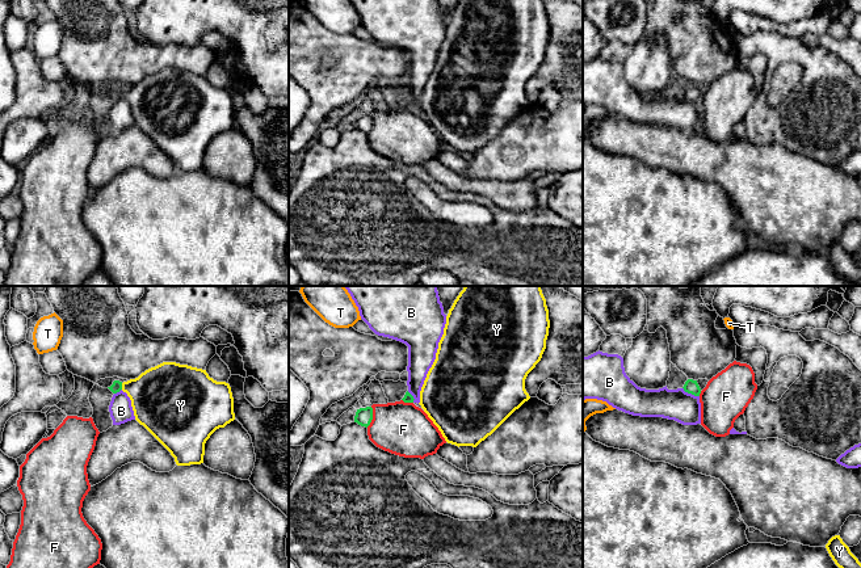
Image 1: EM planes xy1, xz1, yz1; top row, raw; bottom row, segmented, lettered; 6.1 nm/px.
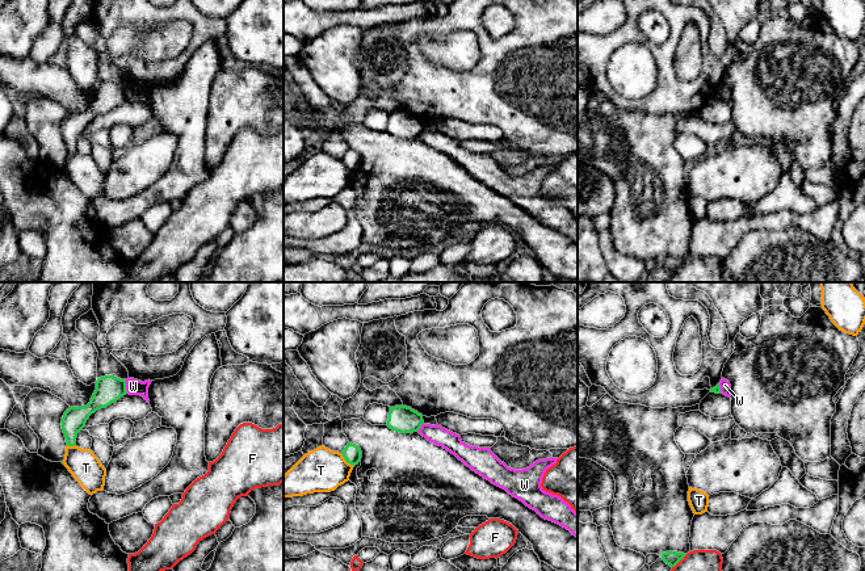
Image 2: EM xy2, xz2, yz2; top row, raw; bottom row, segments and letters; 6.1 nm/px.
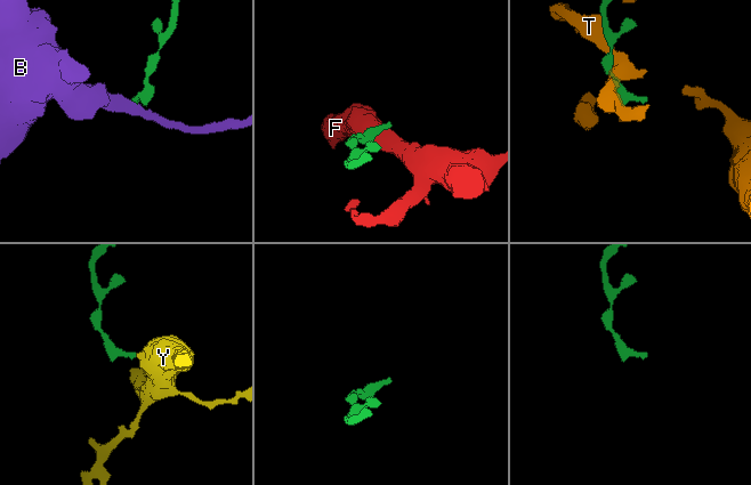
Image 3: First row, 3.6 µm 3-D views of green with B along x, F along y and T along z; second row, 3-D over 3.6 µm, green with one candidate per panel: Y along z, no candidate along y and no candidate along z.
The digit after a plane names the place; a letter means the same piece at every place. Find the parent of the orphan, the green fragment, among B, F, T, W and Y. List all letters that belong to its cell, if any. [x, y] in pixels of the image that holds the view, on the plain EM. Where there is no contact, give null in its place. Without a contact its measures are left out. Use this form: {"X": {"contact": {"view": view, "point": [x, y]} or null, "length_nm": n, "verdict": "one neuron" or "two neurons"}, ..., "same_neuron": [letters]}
{"B": {"contact": {"view": "yz1", "point": [691, 99]}, "length_nm": 120, "verdict": "two neurons"}, "F": {"contact": {"view": "xz1", "point": [372, 123]}, "length_nm": 130, "verdict": "two neurons"}, "T": {"contact": {"view": "xz2", "point": [347, 167]}, "length_nm": 120, "verdict": "two neurons"}, "W": {"contact": {"view": "xy2", "point": [125, 92]}, "length_nm": 90, "verdict": "two neurons"}, "Y": {"contact": {"view": "xy1", "point": [121, 92]}, "length_nm": 40, "verdict": "one neuron"}, "same_neuron": ["Y"]}

